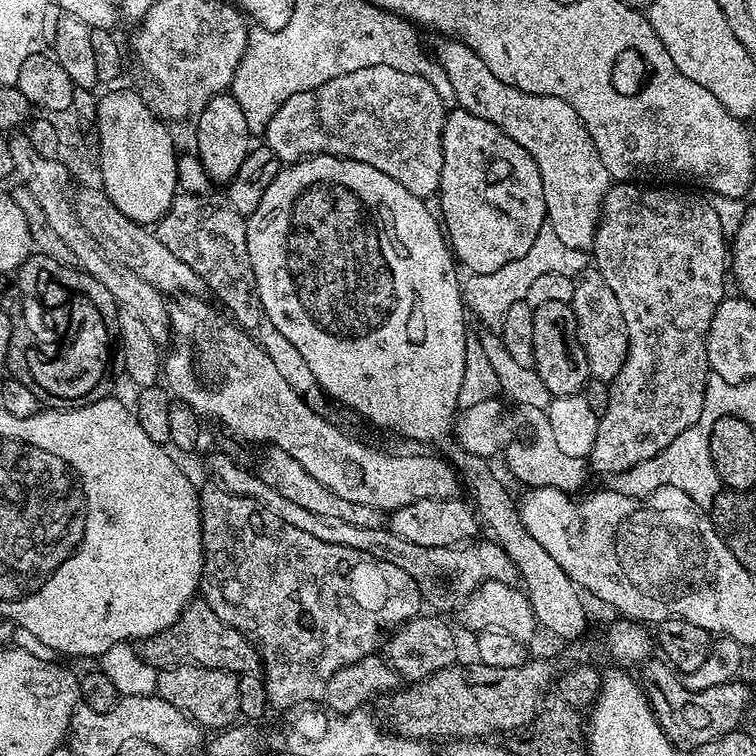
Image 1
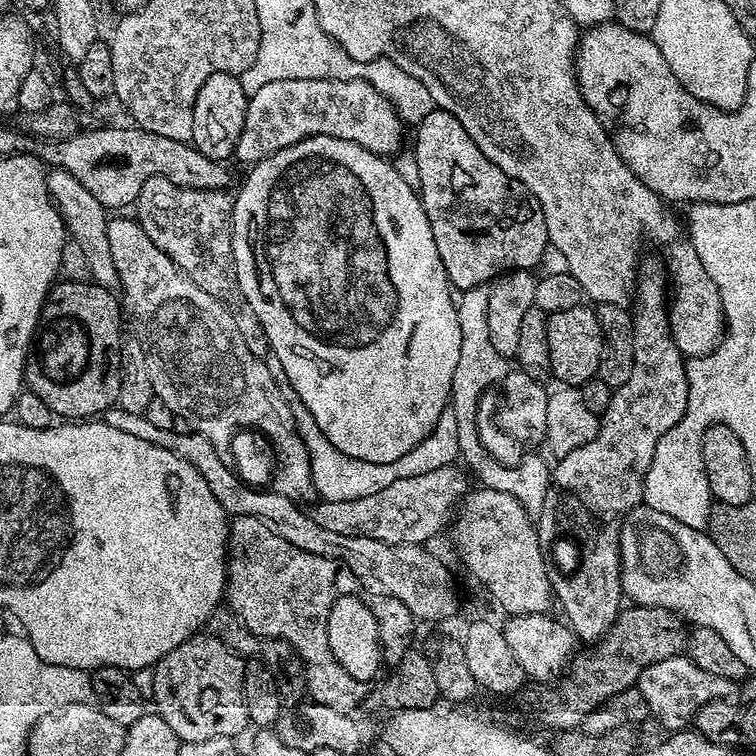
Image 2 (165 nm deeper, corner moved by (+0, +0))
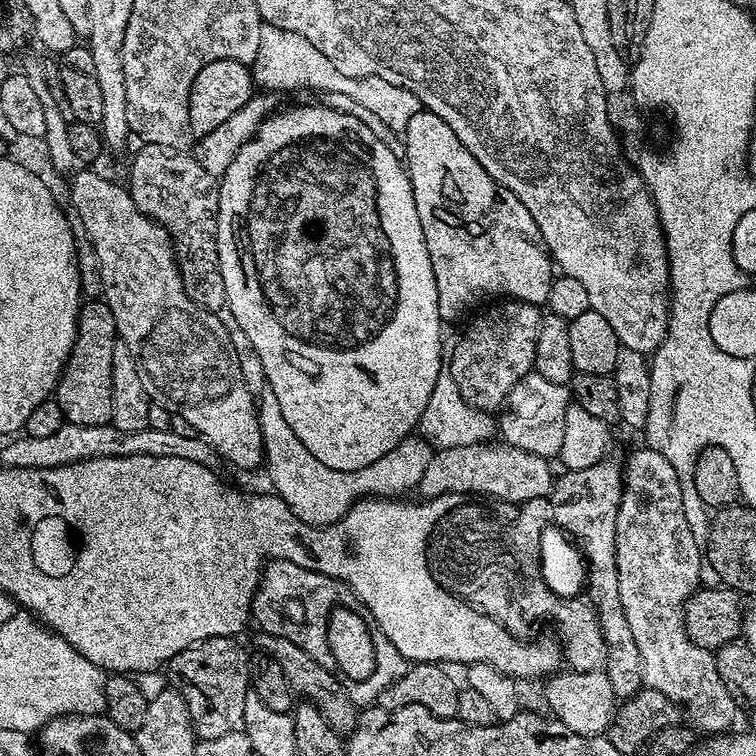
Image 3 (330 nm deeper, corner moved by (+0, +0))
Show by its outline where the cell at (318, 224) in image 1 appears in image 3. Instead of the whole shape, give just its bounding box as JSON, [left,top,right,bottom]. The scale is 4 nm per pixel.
[216,104,446,470]

